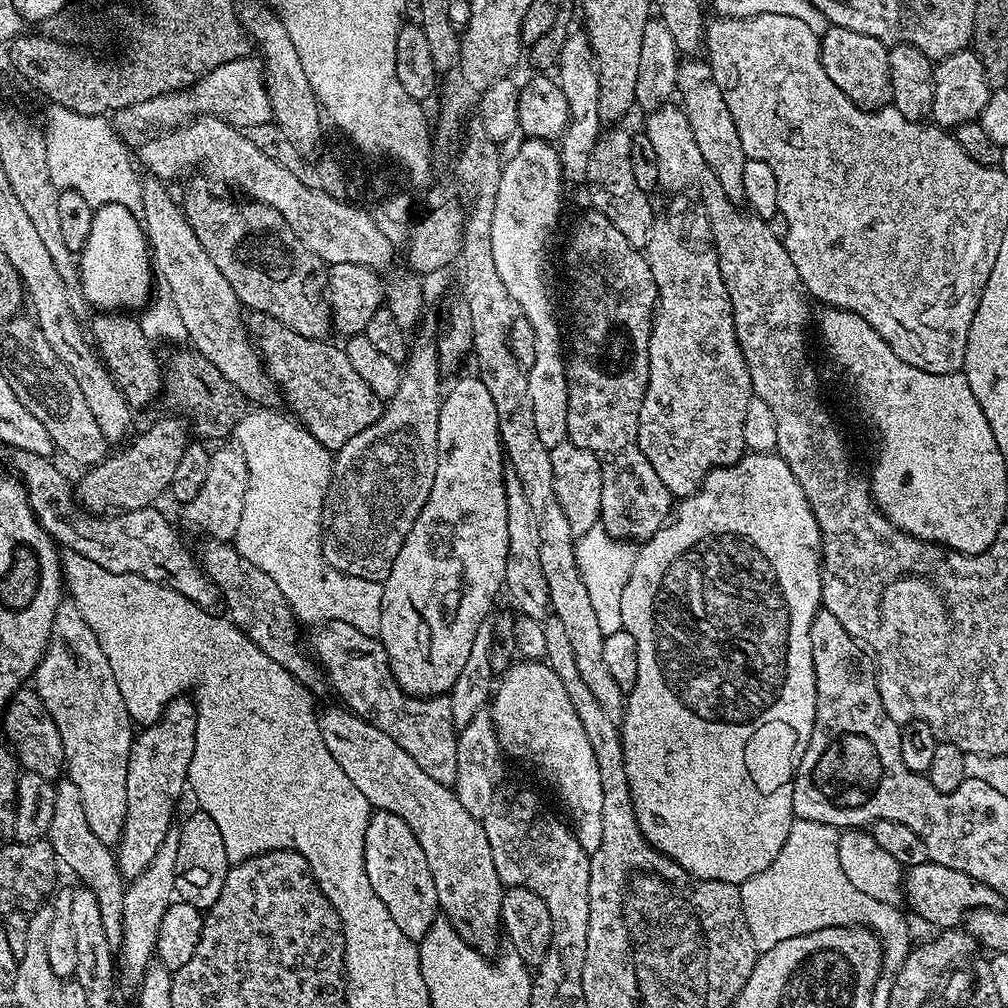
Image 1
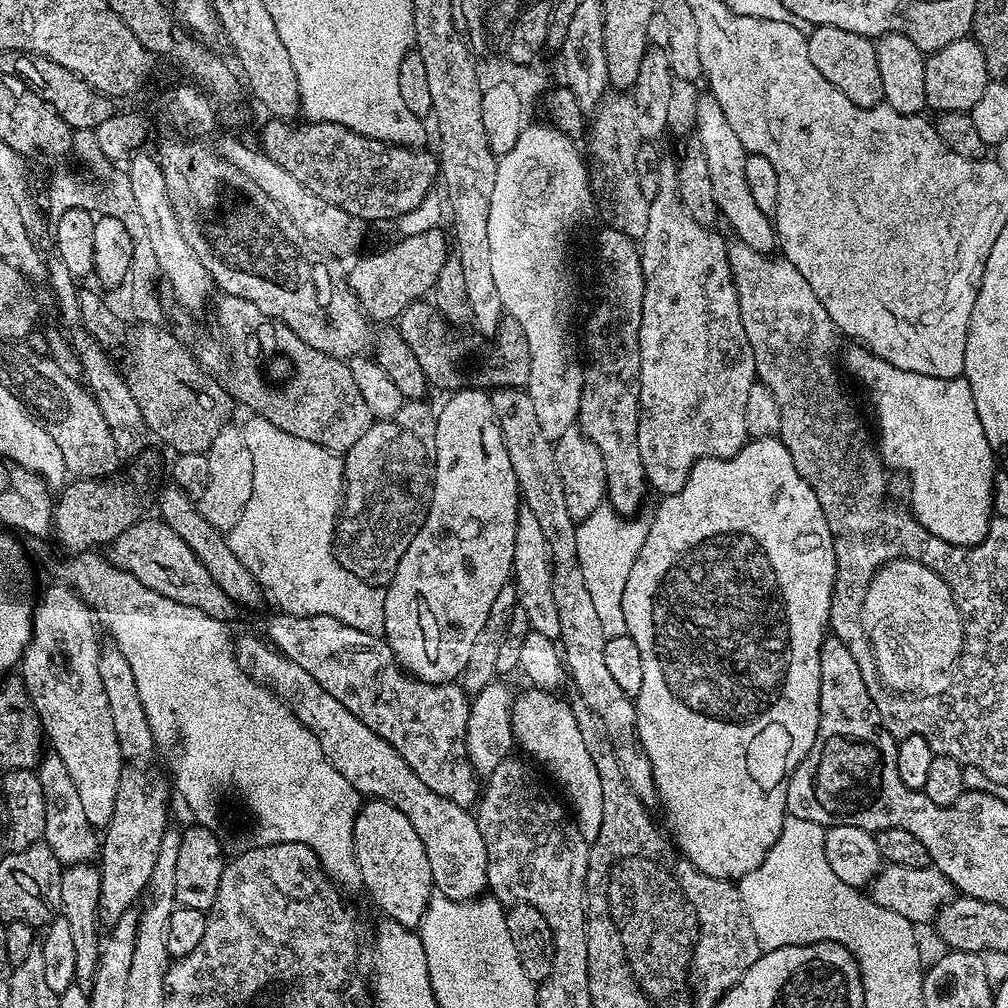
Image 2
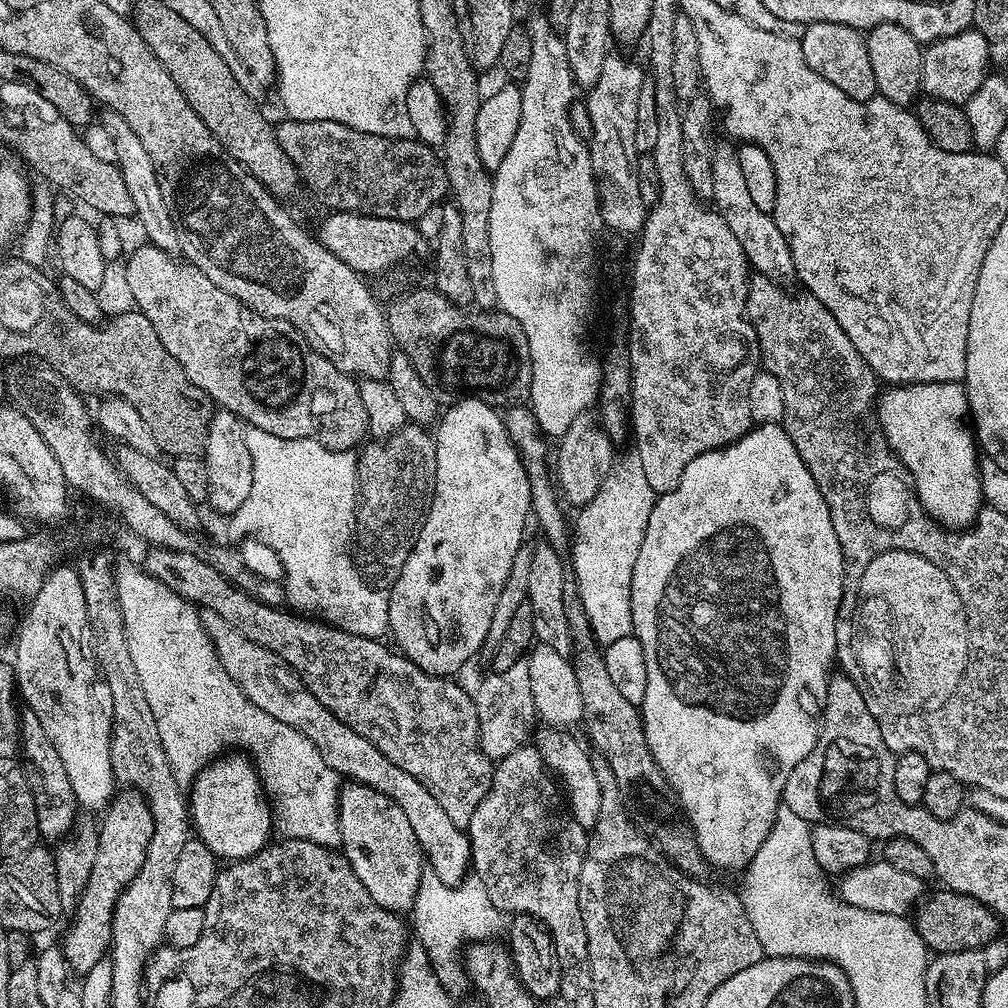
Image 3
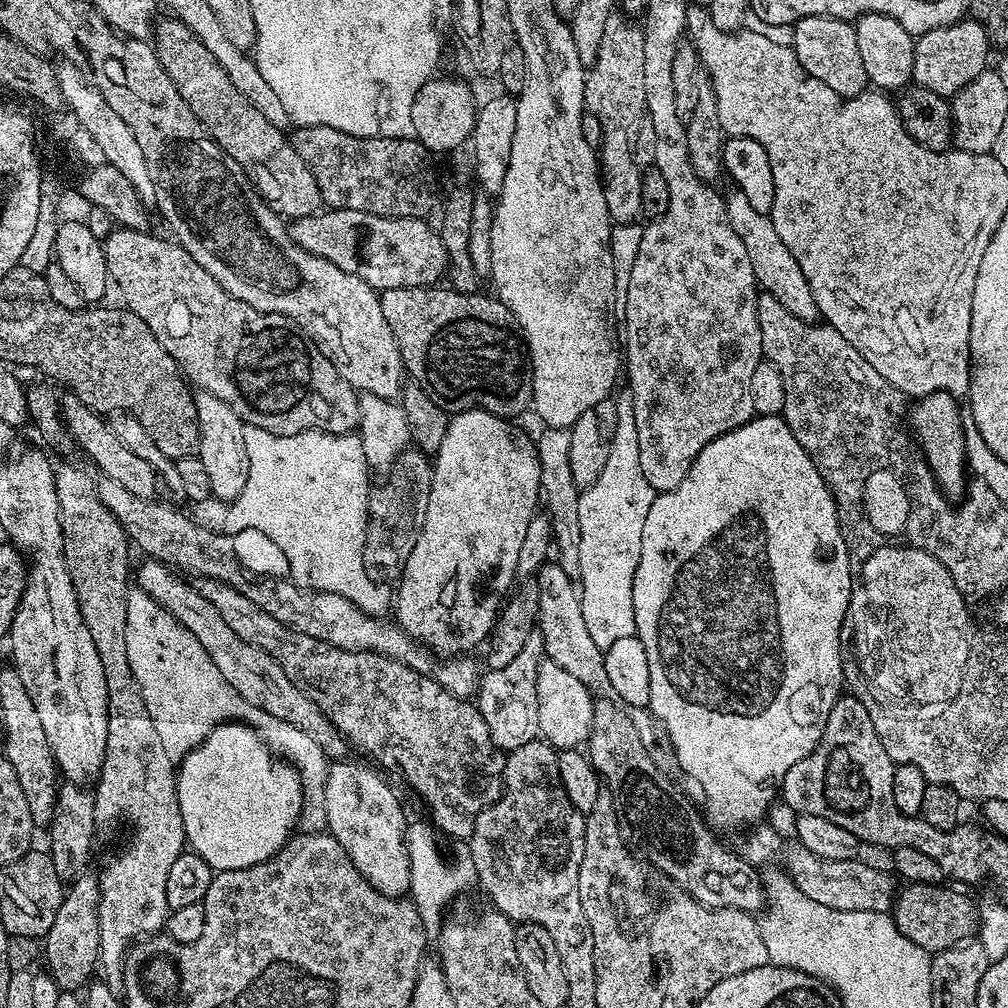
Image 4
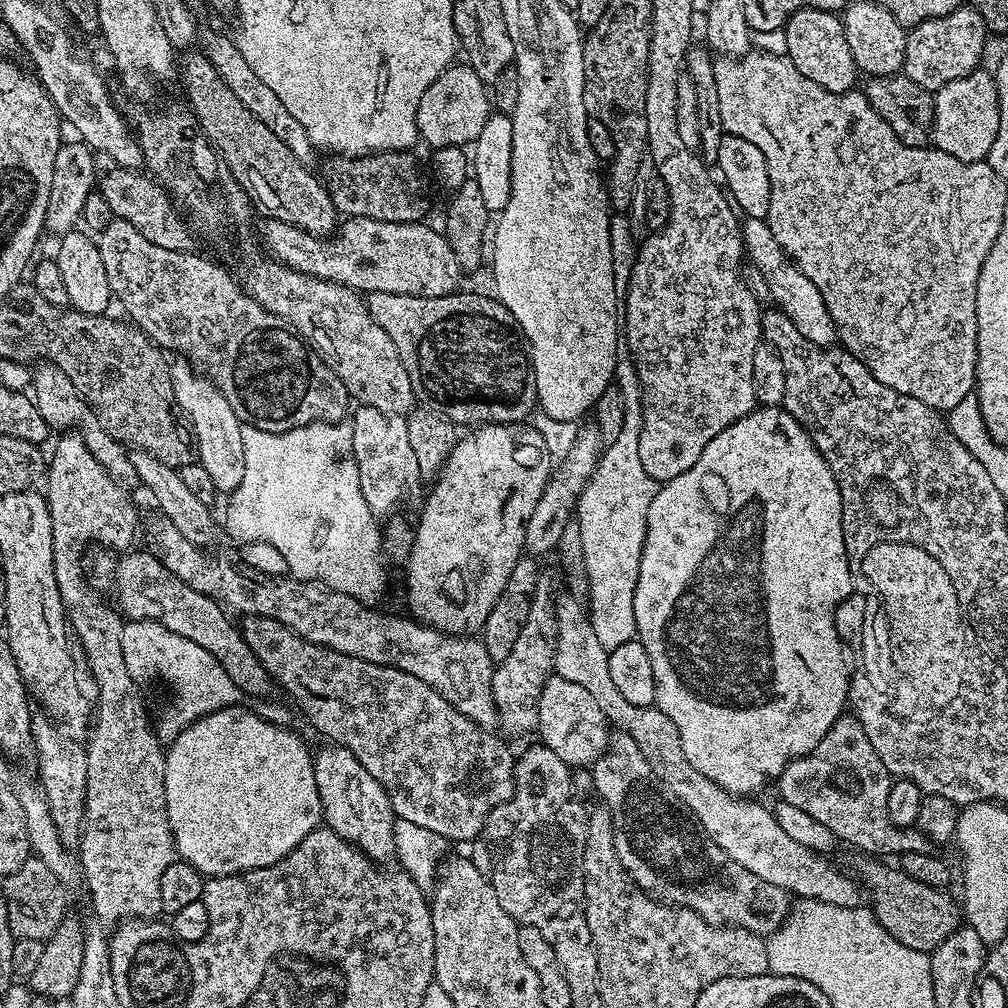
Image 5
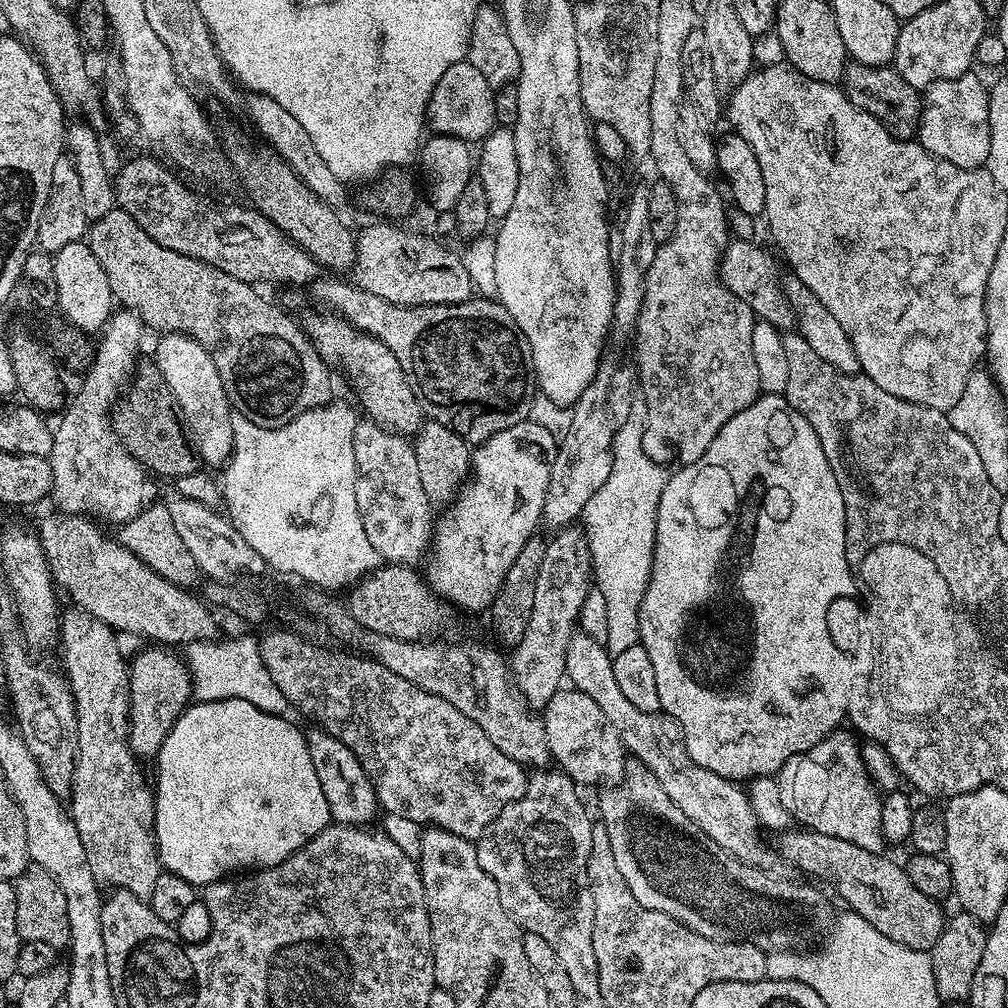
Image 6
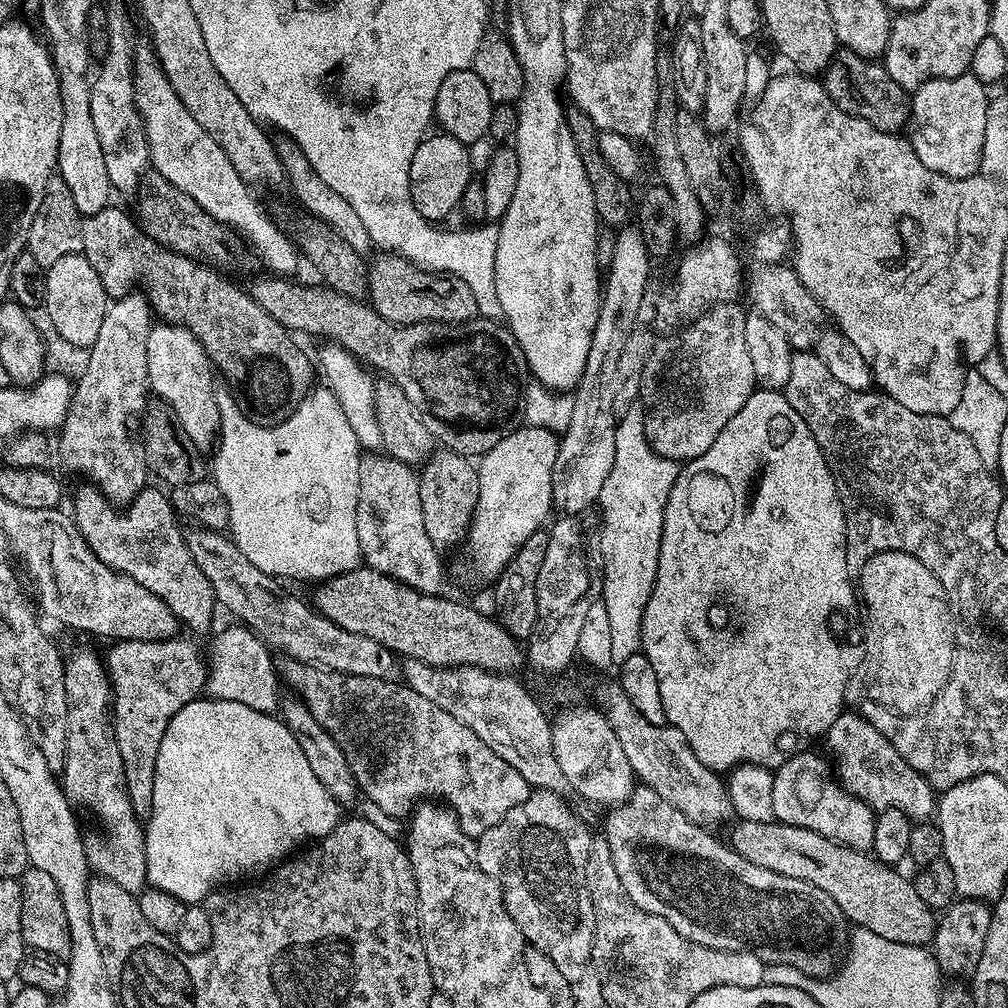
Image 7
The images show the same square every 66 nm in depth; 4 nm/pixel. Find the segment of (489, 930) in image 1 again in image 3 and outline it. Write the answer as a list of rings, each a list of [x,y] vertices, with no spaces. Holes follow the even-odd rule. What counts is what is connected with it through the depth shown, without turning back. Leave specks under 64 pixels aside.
[[[209,608],[200,612],[200,621],[204,624],[206,634],[214,646],[222,666],[230,678],[258,706],[258,710],[266,710],[270,718],[278,718],[278,722],[286,722],[286,726],[294,726],[314,746],[318,746],[318,754],[322,754],[322,762],[330,766],[342,778],[357,784],[365,784],[393,800],[398,806],[402,806],[402,814],[410,821],[410,827],[414,829],[414,838],[418,838],[420,848],[424,851],[424,859],[427,867],[442,882],[457,885],[465,876],[469,875],[472,866],[472,841],[468,839],[465,829],[454,826],[450,820],[450,814],[442,810],[438,798],[414,778],[414,774],[406,774],[402,766],[394,766],[382,750],[374,742],[362,738],[346,722],[342,722],[302,682],[302,678],[288,665],[285,660],[278,658],[266,646],[258,646],[258,642],[250,642],[230,622],[225,622],[219,614]]]

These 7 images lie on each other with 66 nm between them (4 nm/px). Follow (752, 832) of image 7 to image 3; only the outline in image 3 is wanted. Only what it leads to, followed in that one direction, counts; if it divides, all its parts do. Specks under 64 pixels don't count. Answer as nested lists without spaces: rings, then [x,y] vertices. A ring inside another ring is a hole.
[[[947,890],[939,891],[934,893],[933,896],[931,894],[925,895],[914,909],[914,923],[918,934],[933,953],[980,950],[983,949],[984,945],[1001,935],[1000,927],[1002,927],[1002,921],[991,908],[986,907],[982,902],[978,902],[966,894],[958,894]]]

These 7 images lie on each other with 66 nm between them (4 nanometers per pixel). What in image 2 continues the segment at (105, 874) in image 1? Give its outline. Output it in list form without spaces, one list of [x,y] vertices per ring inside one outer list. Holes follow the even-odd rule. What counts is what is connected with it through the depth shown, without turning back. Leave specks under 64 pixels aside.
[[[49,751],[41,755],[35,774],[38,782],[42,782],[42,802],[46,802],[43,843],[59,858],[61,865],[87,864],[95,861],[100,850],[101,837],[97,829],[93,828],[90,818],[86,818],[78,786],[74,786],[74,781],[70,779],[70,770],[66,770],[66,762],[62,762],[57,752]]]

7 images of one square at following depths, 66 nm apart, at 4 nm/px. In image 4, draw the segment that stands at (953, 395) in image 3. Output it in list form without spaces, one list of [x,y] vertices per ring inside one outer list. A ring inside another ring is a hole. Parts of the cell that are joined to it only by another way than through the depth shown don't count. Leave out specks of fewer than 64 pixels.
[[[935,392],[929,396],[919,397],[911,405],[912,428],[914,440],[920,443],[919,451],[923,453],[928,462],[928,469],[936,477],[941,492],[948,497],[949,501],[956,502],[966,492],[966,459],[964,457],[964,426],[962,423],[962,408],[958,405],[957,397],[948,392]]]

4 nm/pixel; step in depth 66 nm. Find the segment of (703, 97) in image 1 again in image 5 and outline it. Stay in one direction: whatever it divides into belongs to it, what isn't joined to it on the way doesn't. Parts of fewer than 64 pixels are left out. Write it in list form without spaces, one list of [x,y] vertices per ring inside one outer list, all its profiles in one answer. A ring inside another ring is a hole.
[[[747,218],[743,221],[742,231],[744,233],[744,250],[751,267],[760,272],[762,278],[768,283],[768,296],[773,300],[775,307],[790,322],[794,322],[796,329],[802,334],[802,338],[810,338],[823,348],[831,348],[837,343],[838,333],[834,318],[830,318],[830,310],[826,310],[826,302],[822,302],[822,294],[818,294],[818,286],[798,270],[798,266],[778,246],[774,234],[770,234],[770,226],[767,220],[758,218]]]

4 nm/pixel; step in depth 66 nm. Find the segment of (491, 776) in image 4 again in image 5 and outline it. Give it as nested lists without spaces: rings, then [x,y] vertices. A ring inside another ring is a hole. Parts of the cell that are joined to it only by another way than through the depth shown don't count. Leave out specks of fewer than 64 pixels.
[[[245,615],[243,621],[242,635],[244,640],[258,658],[260,665],[266,669],[269,677],[275,683],[277,680],[296,699],[297,706],[304,708],[309,722],[322,735],[329,736],[332,739],[329,741],[333,745],[348,748],[350,754],[354,754],[354,758],[358,758],[358,762],[362,762],[362,766],[366,766],[366,770],[370,770],[370,774],[374,774],[374,778],[386,790],[386,794],[390,798],[390,806],[396,811],[397,820],[415,822],[417,826],[422,826],[425,830],[434,830],[434,834],[438,834],[443,840],[449,842],[455,842],[455,840],[471,842],[476,839],[476,835],[482,830],[486,818],[492,811],[514,794],[516,789],[516,783],[512,777],[516,769],[514,752],[511,752],[506,745],[500,744],[499,738],[492,736],[496,734],[493,734],[489,729],[478,727],[470,718],[466,718],[461,712],[454,710],[454,706],[450,706],[450,702],[446,702],[446,698],[442,698],[442,694],[438,694],[430,686],[426,686],[426,682],[418,682],[418,678],[414,678],[414,674],[406,674],[402,670],[390,666],[378,666],[374,662],[366,662],[362,658],[350,658],[346,654],[338,654],[334,650],[323,648],[314,642],[302,639],[298,633],[290,631],[286,626],[282,626],[282,622],[274,622],[274,618]]]

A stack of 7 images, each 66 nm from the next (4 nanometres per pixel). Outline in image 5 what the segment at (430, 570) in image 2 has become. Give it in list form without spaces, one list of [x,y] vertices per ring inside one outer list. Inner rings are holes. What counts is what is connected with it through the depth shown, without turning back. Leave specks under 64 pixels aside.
[[[521,422],[518,424],[481,424],[457,439],[450,458],[444,464],[440,475],[431,485],[432,493],[424,500],[424,509],[420,512],[420,521],[415,521],[412,549],[406,561],[408,567],[408,608],[413,617],[421,624],[431,626],[435,631],[445,636],[467,636],[481,631],[490,618],[490,610],[494,610],[494,602],[498,602],[498,594],[506,586],[510,578],[510,570],[514,570],[520,557],[525,555],[524,539],[526,538],[526,522],[530,522],[530,513],[534,511],[534,505],[538,498],[542,498],[542,490],[548,484],[550,473],[554,468],[554,461],[548,455],[546,446],[542,442],[542,434],[538,434],[531,423]]]

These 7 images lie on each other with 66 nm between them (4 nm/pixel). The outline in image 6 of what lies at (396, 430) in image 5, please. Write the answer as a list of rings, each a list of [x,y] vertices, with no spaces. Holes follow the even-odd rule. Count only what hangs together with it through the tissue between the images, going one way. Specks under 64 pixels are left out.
[[[364,418],[357,423],[354,430],[354,462],[354,498],[358,498],[358,514],[362,514],[362,526],[366,529],[370,544],[374,546],[374,550],[378,550],[381,561],[405,566],[419,565],[419,560],[421,559],[421,563],[430,552],[434,531],[434,506],[426,498],[426,490],[422,490],[422,482],[418,478],[418,458],[412,444],[405,437]]]

